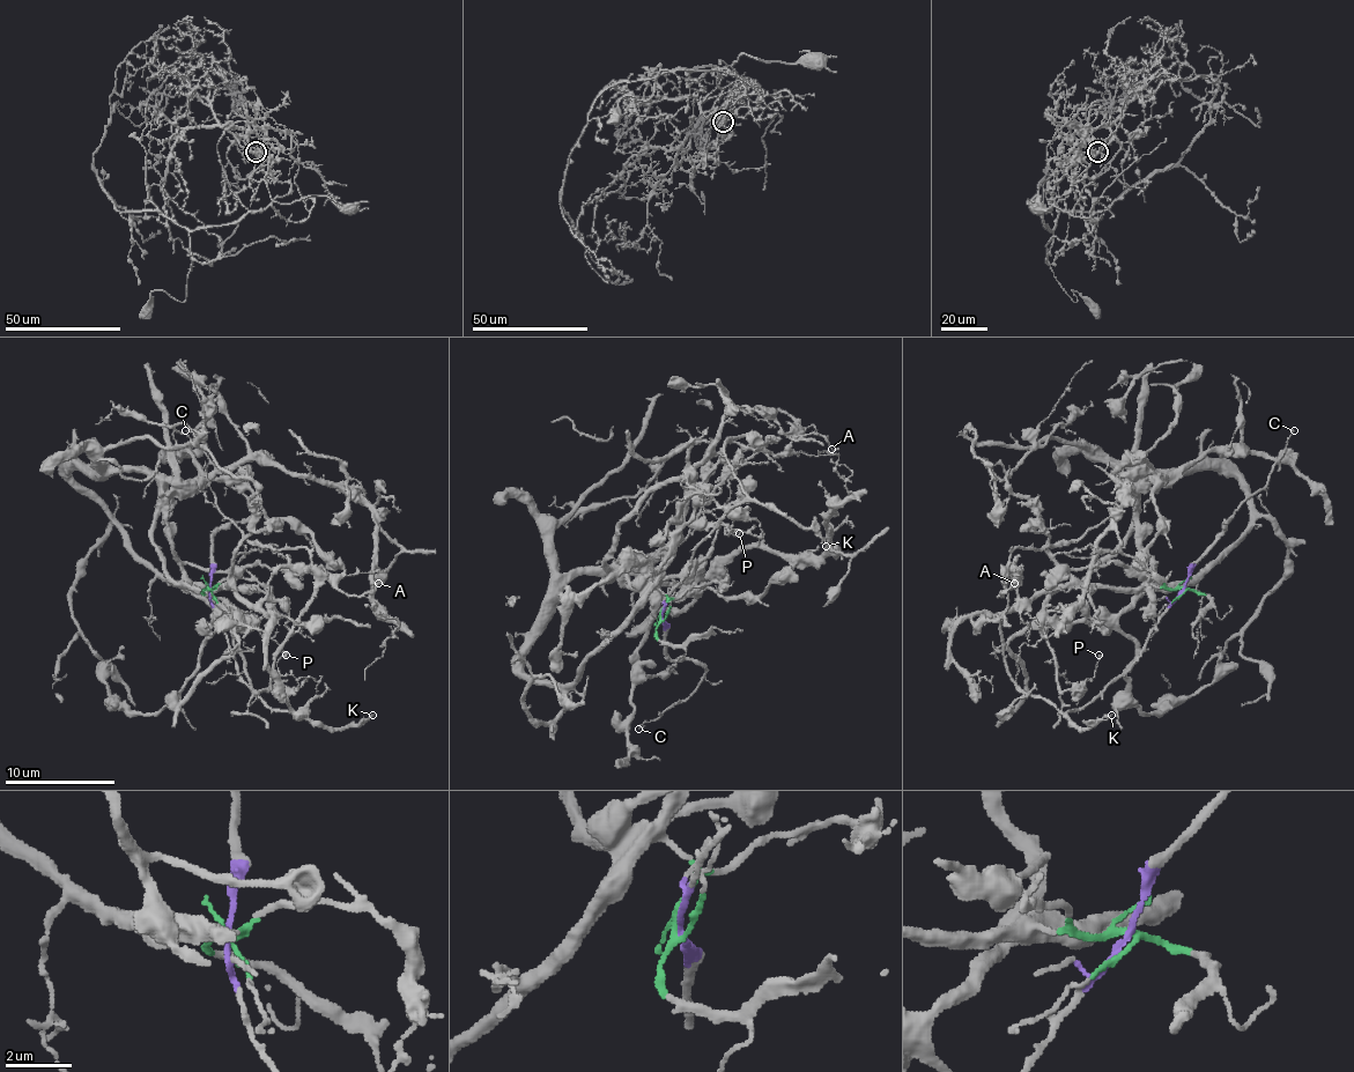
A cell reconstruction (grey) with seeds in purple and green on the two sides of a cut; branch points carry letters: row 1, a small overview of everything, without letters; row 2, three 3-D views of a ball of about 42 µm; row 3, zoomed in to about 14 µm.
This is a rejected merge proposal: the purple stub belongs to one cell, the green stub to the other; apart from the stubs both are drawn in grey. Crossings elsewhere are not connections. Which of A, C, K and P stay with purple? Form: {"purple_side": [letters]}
{"purple_side": ["C", "K"]}

